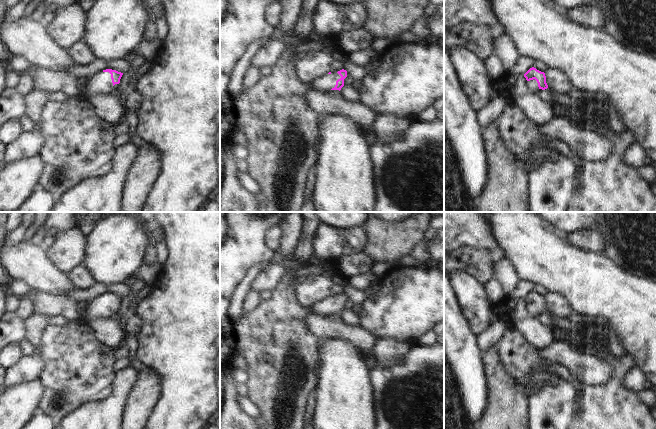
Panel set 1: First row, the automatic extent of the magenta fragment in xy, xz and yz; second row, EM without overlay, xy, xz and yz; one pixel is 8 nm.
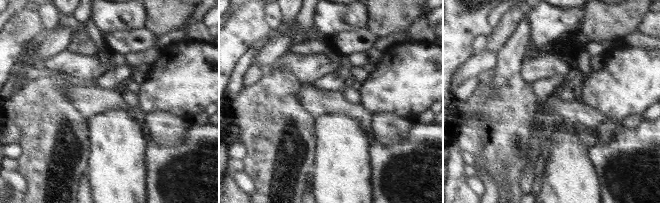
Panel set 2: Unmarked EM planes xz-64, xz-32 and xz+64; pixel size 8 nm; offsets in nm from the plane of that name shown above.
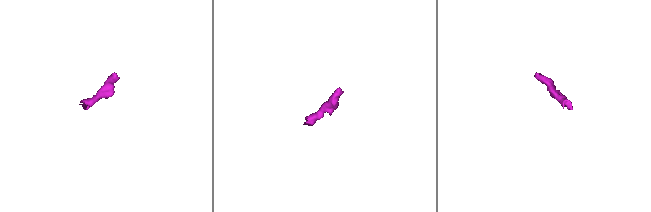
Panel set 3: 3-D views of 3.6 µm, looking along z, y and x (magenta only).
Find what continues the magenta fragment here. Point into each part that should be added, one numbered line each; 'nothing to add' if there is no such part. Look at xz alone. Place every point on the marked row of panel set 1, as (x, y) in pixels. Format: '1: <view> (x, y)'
1: xz (328, 81)

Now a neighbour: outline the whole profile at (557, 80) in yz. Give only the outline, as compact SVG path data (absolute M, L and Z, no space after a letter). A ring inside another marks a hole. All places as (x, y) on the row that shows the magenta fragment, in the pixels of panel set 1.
M548 68L545 73L546 83L551 89L561 94L574 94L574 88L564 72L555 68Z

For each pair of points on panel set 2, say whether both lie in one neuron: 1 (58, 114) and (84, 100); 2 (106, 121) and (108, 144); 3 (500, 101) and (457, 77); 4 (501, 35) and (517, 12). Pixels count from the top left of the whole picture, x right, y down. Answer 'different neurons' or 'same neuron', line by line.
1: different neurons
2: same neuron
3: different neurons
4: same neuron

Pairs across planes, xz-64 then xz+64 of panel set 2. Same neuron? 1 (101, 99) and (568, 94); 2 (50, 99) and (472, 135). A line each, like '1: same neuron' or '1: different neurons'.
1: different neurons
2: different neurons

